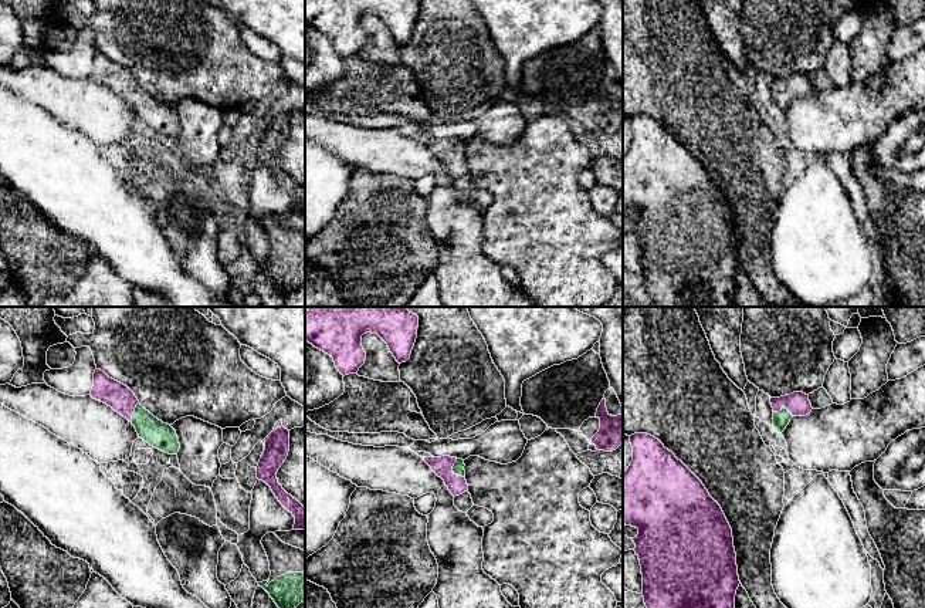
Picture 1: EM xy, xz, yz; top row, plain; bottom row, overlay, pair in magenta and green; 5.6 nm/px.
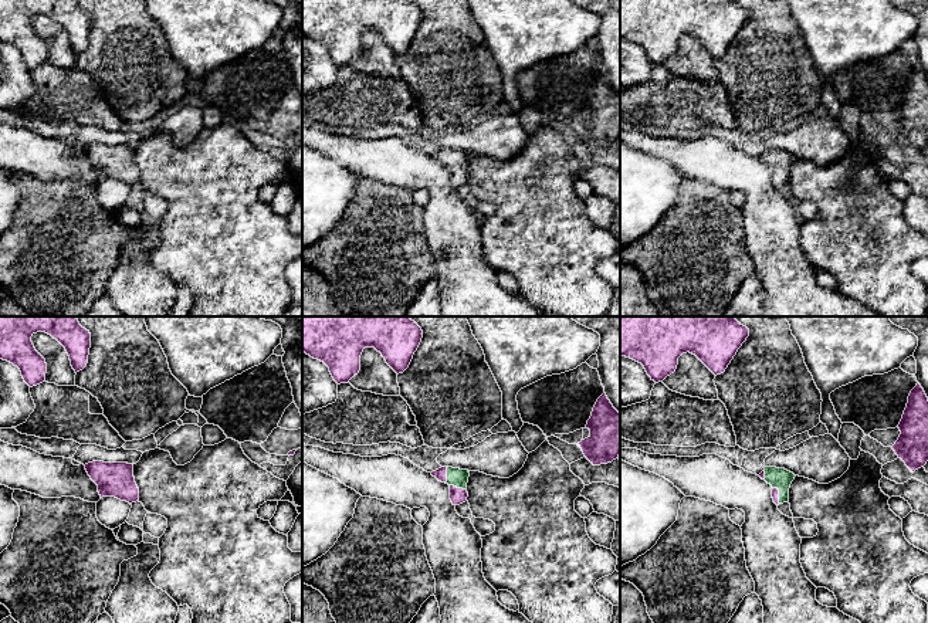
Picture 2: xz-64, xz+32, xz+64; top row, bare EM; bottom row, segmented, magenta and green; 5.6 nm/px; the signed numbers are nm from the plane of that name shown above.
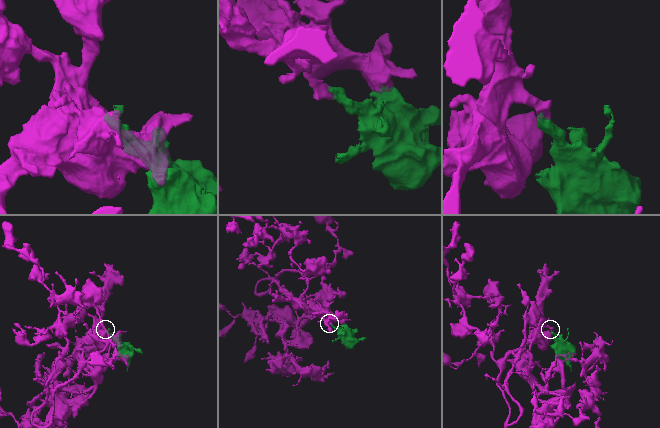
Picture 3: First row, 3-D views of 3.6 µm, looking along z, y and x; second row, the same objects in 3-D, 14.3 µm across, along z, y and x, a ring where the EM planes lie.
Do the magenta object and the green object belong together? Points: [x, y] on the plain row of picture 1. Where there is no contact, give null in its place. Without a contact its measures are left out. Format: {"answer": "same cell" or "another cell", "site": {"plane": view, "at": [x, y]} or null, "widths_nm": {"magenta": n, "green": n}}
{"answer": "same cell", "site": {"plane": "xz", "at": [451, 152]}, "widths_nm": {"magenta": 110, "green": 60}}

